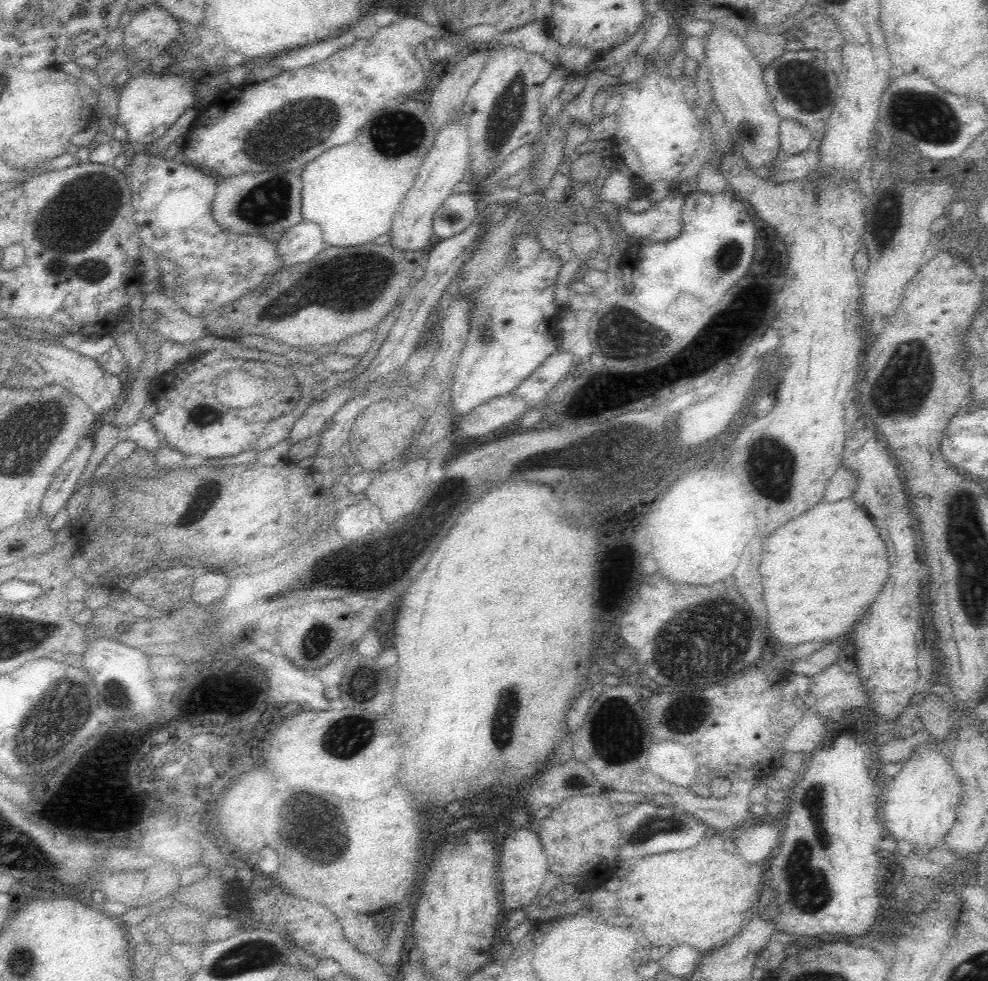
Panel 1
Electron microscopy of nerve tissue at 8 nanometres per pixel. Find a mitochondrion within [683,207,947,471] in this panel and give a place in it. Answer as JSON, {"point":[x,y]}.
{"point":[897,391]}

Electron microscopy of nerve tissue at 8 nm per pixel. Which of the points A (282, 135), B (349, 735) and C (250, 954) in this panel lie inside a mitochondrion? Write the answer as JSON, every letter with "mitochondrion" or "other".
{"A":"mitochondrion","B":"mitochondrion","C":"mitochondrion"}

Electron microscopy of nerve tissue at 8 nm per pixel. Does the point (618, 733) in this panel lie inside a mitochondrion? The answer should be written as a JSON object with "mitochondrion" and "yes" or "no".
{"mitochondrion":"yes"}

